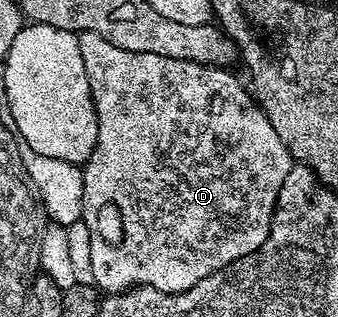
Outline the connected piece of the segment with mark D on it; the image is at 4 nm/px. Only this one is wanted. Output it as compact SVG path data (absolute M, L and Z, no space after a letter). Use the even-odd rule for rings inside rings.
M92 32L78 33L78 38L79 45L81 46L81 58L85 61L85 78L89 78L89 90L91 91L93 102L95 103L95 109L97 110L97 146L93 146L93 154L81 168L84 180L82 219L89 228L90 261L93 262L95 287L107 294L126 292L129 288L137 287L156 288L162 292L184 292L193 286L197 286L197 282L201 282L201 278L209 278L209 274L213 274L217 270L221 270L225 266L229 266L233 262L237 262L241 258L245 258L249 254L256 252L265 242L265 238L269 234L271 219L275 216L275 203L281 194L281 182L285 182L285 174L289 174L293 161L289 150L285 146L285 142L281 142L281 138L277 136L277 130L273 130L269 118L253 99L252 93L248 91L246 87L243 89L242 86L239 85L238 78L230 76L232 73L225 68L212 68L208 65L198 64L197 62L191 62L189 60L174 60L173 58L165 58L161 54L137 54L133 50L121 50L117 46L113 46L113 42L105 42L105 38L101 38L101 34L93 34ZM186 100L196 100L195 108L199 111L196 116L191 112L182 112L182 110L179 109L179 104L185 103ZM206 103L212 104L212 106L215 107L211 113L203 112L207 108Z

